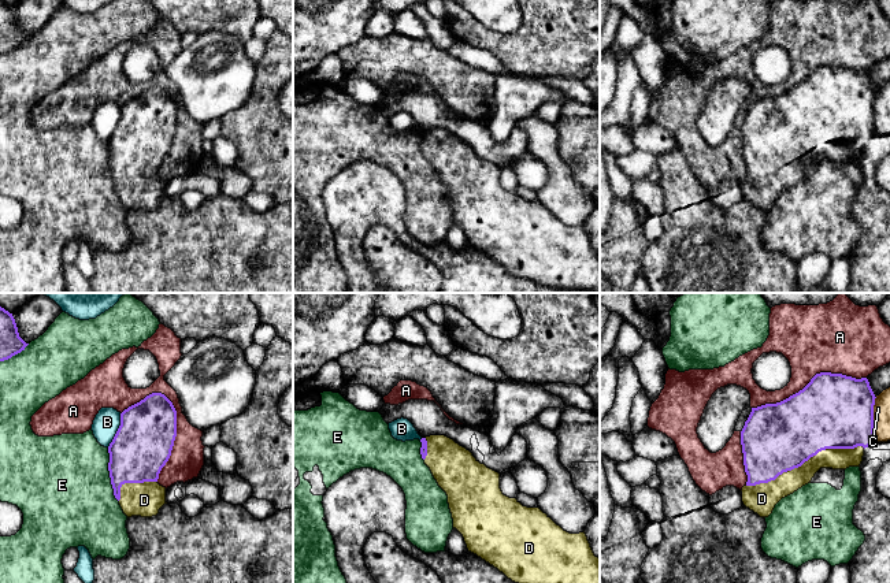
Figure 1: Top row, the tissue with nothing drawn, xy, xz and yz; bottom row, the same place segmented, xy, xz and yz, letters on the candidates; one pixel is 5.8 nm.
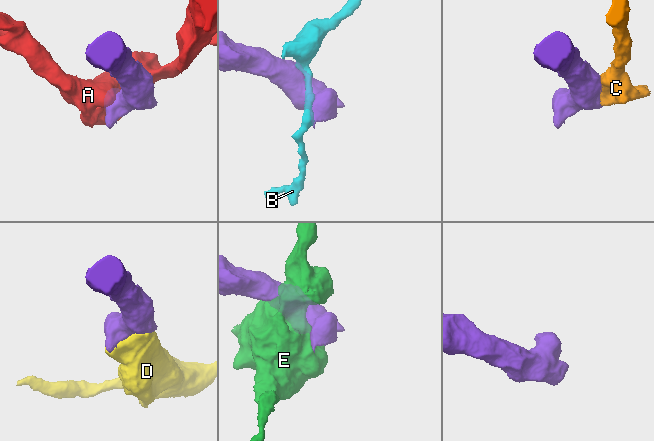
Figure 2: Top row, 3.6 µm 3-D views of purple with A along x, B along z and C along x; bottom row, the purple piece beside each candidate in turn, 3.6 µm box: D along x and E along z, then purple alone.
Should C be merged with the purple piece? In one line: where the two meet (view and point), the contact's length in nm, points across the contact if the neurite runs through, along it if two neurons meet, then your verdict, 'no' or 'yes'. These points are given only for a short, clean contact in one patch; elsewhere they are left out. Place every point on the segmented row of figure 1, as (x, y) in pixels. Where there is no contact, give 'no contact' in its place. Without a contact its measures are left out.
contact yz (872, 419); length 260 nm; no

